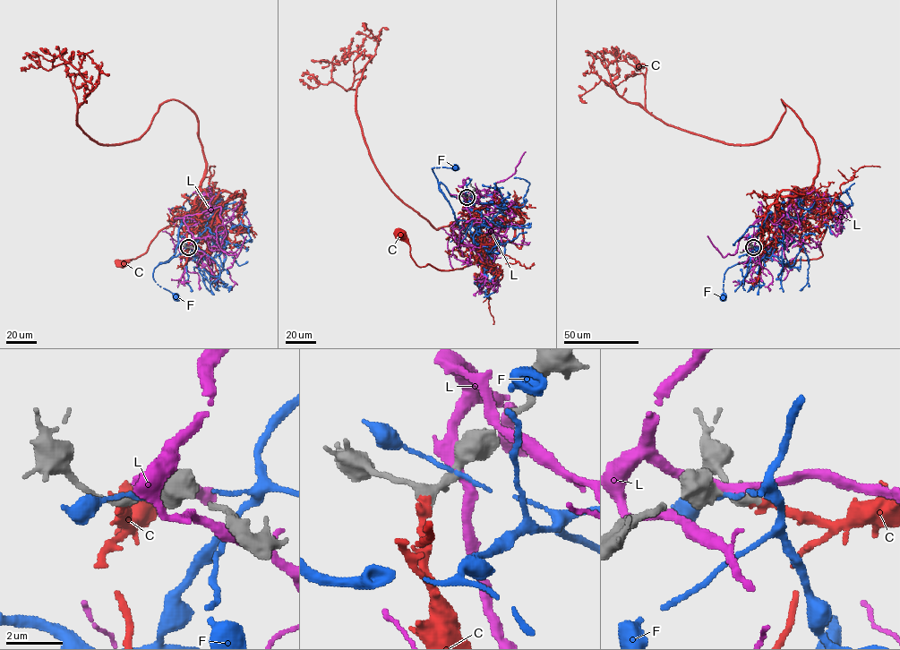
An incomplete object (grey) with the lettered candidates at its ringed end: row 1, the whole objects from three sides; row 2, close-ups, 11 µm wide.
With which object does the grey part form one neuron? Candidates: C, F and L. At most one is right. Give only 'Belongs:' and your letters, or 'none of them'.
Belongs: C

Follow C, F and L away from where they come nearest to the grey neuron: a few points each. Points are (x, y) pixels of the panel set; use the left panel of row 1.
C: (188, 247), (199, 188), (145, 252), (121, 264)
F: (189, 247), (194, 247), (189, 254), (180, 253), (159, 263), (153, 272), (157, 284), (175, 296)
L: (190, 246), (213, 262), (209, 247), (226, 235), (218, 226), (227, 254), (236, 257), (246, 235)

